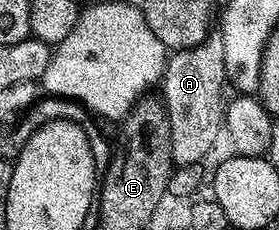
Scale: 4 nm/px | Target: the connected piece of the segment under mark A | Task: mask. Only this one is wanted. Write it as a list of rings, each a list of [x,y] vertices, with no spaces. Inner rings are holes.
[[[218,31],[209,32],[208,36],[191,49],[175,50],[167,58],[164,75],[162,78],[162,100],[164,108],[168,110],[170,119],[170,139],[172,140],[172,160],[177,166],[198,165],[205,159],[204,155],[211,151],[216,145],[216,140],[221,140],[222,128],[224,126],[224,64],[226,63],[226,50],[222,44],[222,35]]]

